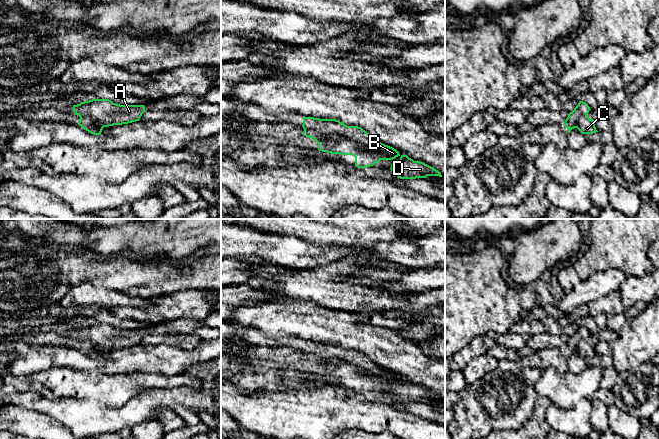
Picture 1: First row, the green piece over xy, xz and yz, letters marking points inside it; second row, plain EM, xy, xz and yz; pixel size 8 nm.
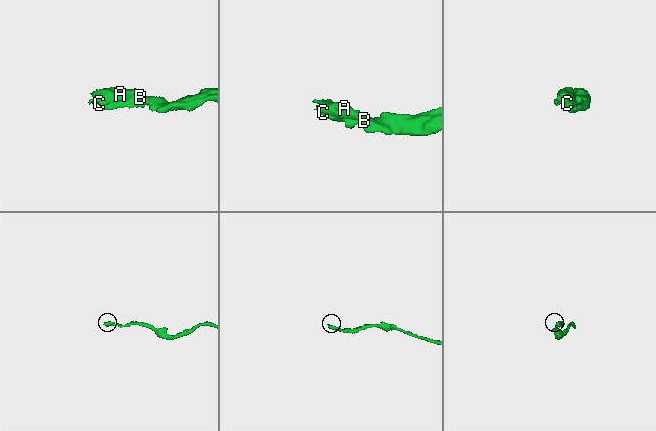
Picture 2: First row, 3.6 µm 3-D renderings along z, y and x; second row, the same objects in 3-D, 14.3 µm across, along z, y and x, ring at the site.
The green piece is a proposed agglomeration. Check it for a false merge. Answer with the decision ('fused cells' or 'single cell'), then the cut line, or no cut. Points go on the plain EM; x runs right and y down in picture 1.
fused cells; cut xz (304, 353), (342, 360), (371, 375), (385, 372)

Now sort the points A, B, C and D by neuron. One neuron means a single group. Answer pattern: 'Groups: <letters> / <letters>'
Groups: A / B C D

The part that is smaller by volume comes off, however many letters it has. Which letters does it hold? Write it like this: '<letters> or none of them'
A

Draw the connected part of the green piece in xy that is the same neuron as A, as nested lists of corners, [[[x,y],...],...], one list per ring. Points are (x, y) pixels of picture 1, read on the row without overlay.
[[[92,323],[73,329],[75,339],[90,341],[97,350],[109,351],[139,345],[144,329],[120,329],[109,323]]]

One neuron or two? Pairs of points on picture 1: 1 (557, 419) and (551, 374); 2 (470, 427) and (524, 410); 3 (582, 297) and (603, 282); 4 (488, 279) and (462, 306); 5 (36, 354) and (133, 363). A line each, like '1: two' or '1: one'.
1: two
2: one
3: one
4: one
5: one

